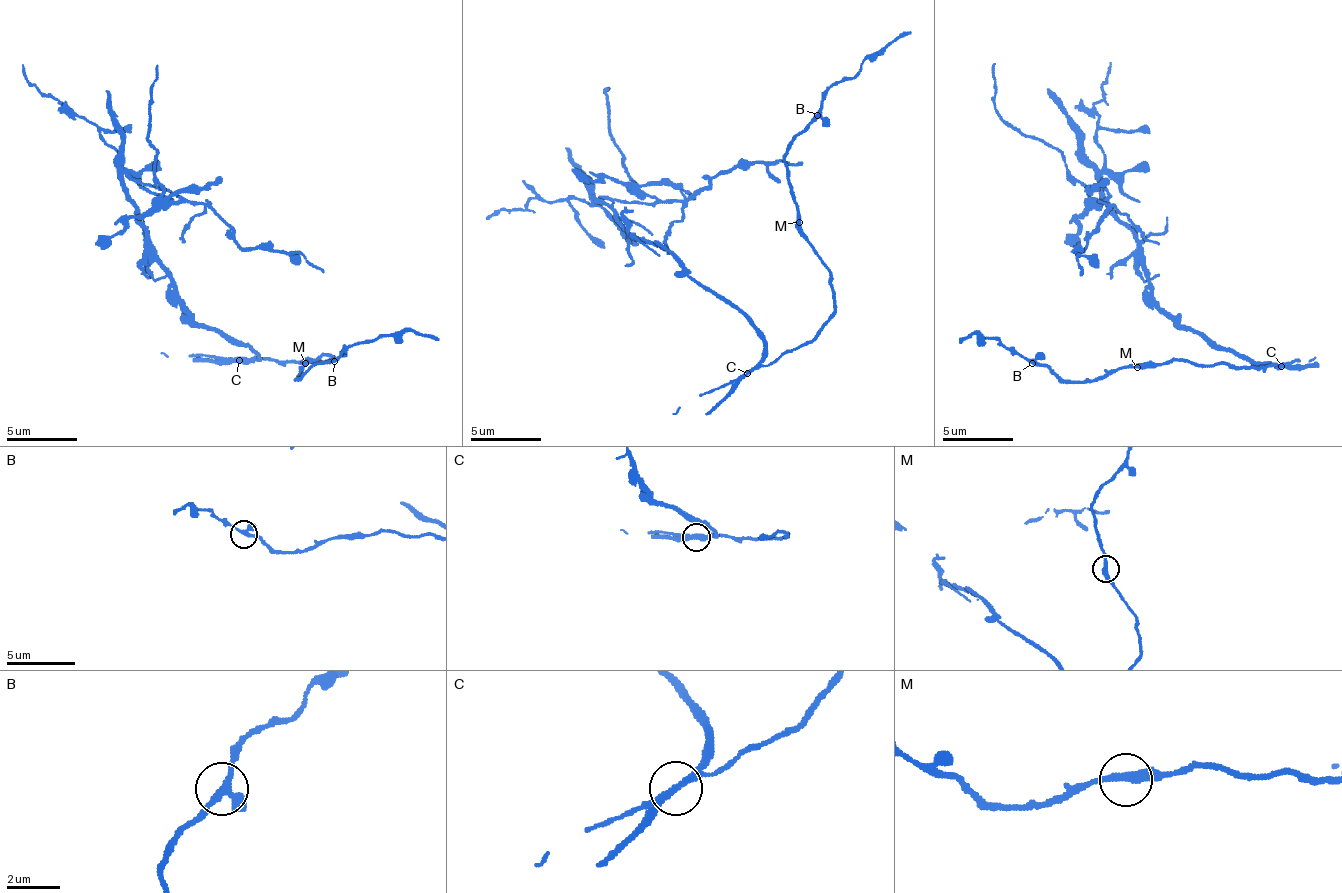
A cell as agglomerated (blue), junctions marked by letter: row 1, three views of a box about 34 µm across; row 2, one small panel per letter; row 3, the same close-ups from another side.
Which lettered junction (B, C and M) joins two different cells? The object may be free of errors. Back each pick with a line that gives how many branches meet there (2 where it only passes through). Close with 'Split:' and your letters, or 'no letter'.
C: 2 branches meet
Split: C

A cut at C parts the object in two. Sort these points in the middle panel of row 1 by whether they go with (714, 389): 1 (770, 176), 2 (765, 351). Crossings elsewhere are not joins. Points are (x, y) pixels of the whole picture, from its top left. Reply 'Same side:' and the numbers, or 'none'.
Same side: none

